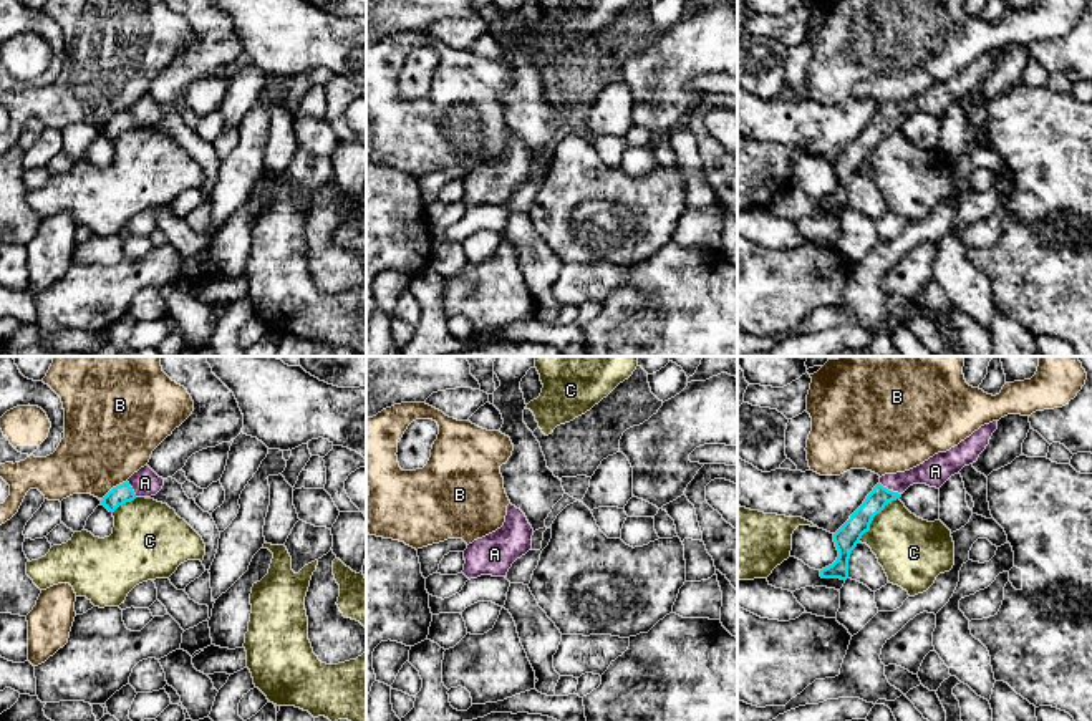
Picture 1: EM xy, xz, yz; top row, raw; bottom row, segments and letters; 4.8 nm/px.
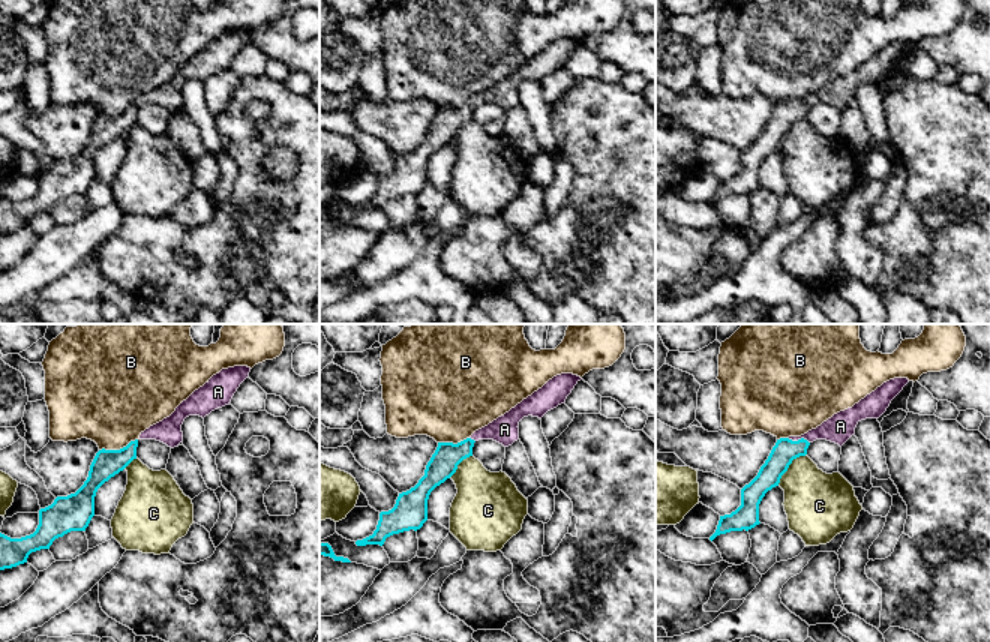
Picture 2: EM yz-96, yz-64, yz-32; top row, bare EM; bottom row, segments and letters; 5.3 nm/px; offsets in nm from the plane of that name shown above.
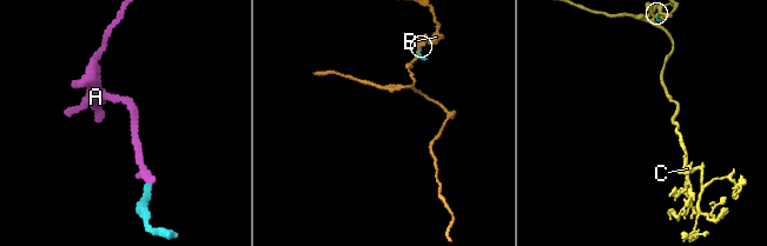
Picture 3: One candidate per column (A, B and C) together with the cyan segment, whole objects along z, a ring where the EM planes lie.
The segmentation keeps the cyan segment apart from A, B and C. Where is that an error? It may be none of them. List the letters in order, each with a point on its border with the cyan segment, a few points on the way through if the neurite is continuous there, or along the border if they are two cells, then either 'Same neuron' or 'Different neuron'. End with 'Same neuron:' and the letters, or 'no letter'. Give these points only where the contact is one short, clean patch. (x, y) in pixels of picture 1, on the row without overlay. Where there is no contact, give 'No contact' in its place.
A: Touches cyan at yz (890, 120). Path across: yz (859, 151), (890, 120), (900, 110), (935, 100). Same neuron
B: Touches cyan at xy (113, 116). Boundary: xy (126, 108), (113, 115), (101, 126). Different neuron
C: Touches cyan at yz (874, 145). Boundary: yz (898, 126), (892, 128), (874, 146), (870, 156), (859, 169). Different neuron
Same neuron: A

